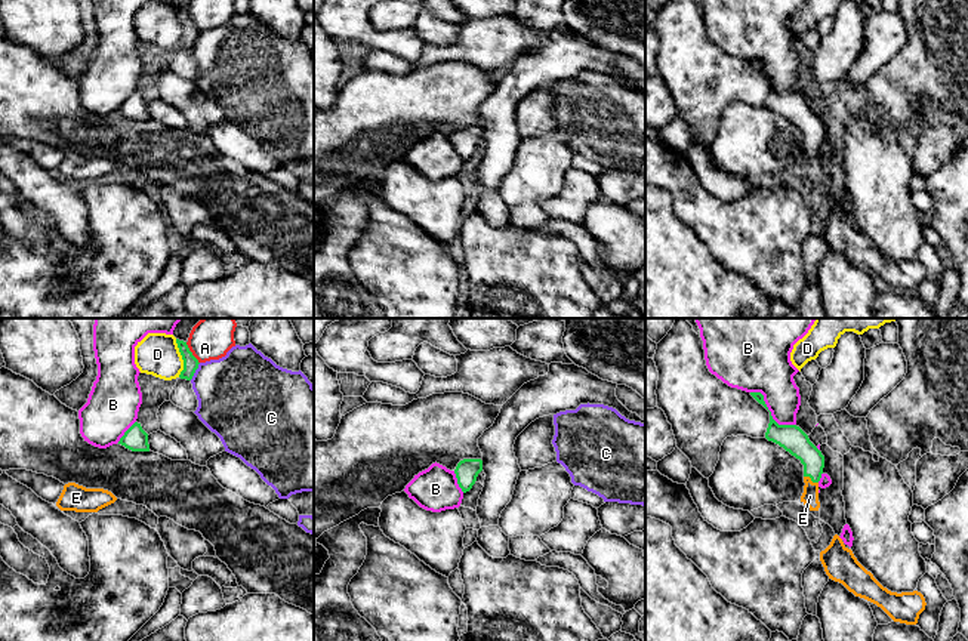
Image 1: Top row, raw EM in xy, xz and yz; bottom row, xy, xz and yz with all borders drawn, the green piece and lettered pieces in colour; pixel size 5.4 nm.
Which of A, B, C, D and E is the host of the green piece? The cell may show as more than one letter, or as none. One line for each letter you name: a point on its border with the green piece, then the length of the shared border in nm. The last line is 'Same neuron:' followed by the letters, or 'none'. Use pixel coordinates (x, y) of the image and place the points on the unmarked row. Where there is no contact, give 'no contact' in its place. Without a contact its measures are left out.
E: contact yz (811, 148); length 90 nm
Same neuron: E

